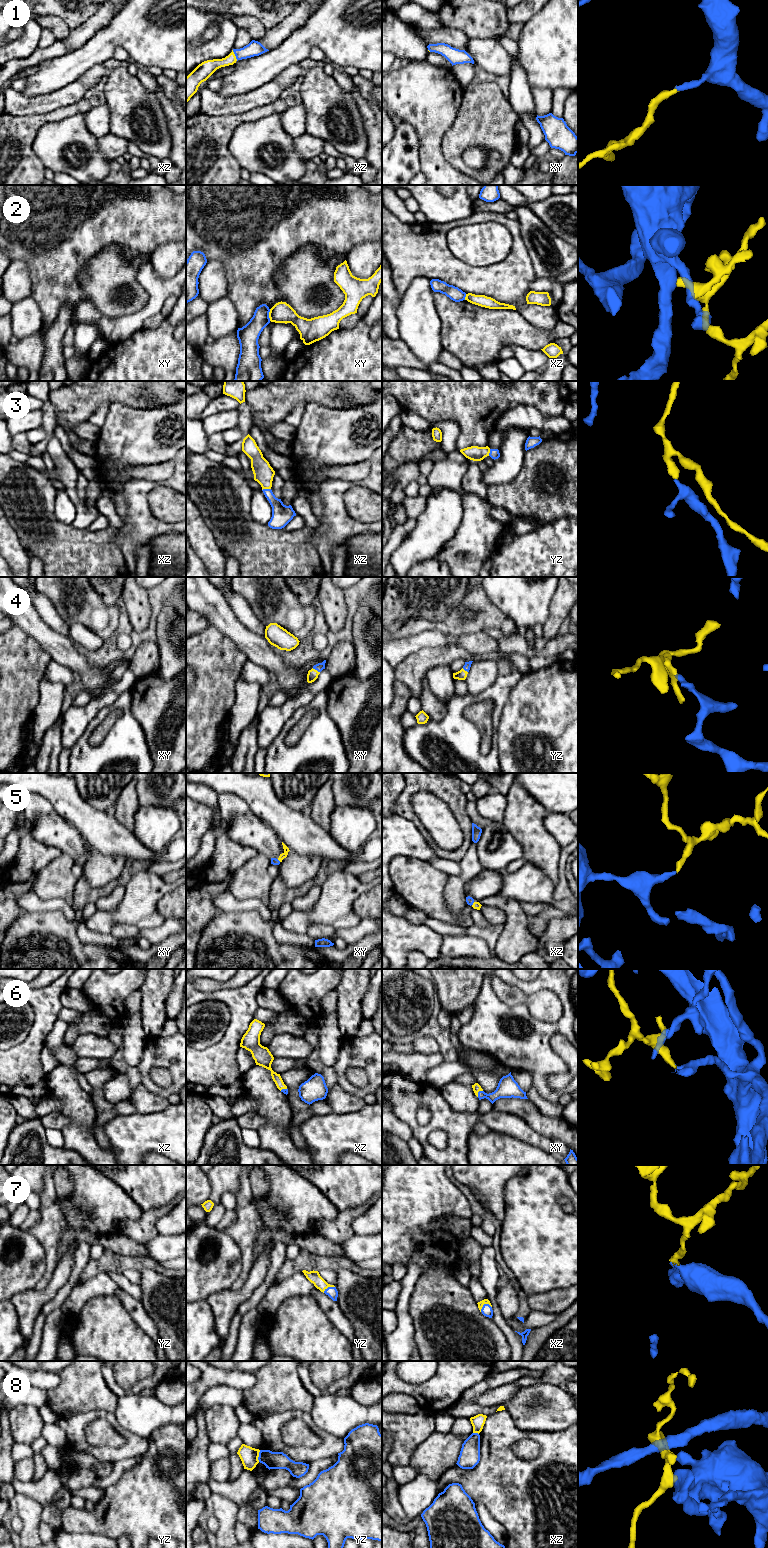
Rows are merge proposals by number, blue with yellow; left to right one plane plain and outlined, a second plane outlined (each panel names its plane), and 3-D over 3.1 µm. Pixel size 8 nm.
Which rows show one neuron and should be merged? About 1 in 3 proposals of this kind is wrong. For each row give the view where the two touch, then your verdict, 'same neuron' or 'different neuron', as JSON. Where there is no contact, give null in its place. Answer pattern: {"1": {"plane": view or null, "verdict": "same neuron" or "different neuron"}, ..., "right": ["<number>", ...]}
{"1": {"plane": "xz", "verdict": "same neuron"}, "2": {"plane": "xy", "verdict": "different neuron"}, "3": {"plane": "xz", "verdict": "same neuron"}, "4": {"plane": "xy", "verdict": "same neuron"}, "5": {"plane": "xz", "verdict": "same neuron"}, "6": {"plane": "xy", "verdict": "same neuron"}, "7": {"plane": "xz", "verdict": "same neuron"}, "8": {"plane": "yz", "verdict": "different neuron"}, "right": ["1", "3", "4", "5", "6", "7"]}

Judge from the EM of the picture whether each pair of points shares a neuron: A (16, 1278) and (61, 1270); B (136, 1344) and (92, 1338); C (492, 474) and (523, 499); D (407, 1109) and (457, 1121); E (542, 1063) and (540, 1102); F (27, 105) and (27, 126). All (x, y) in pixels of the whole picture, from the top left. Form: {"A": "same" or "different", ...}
{"A": "different", "B": "same", "C": "different", "D": "same", "E": "different", "F": "different"}

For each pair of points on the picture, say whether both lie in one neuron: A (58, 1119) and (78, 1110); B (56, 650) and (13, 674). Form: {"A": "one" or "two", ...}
{"A": "two", "B": "two"}

